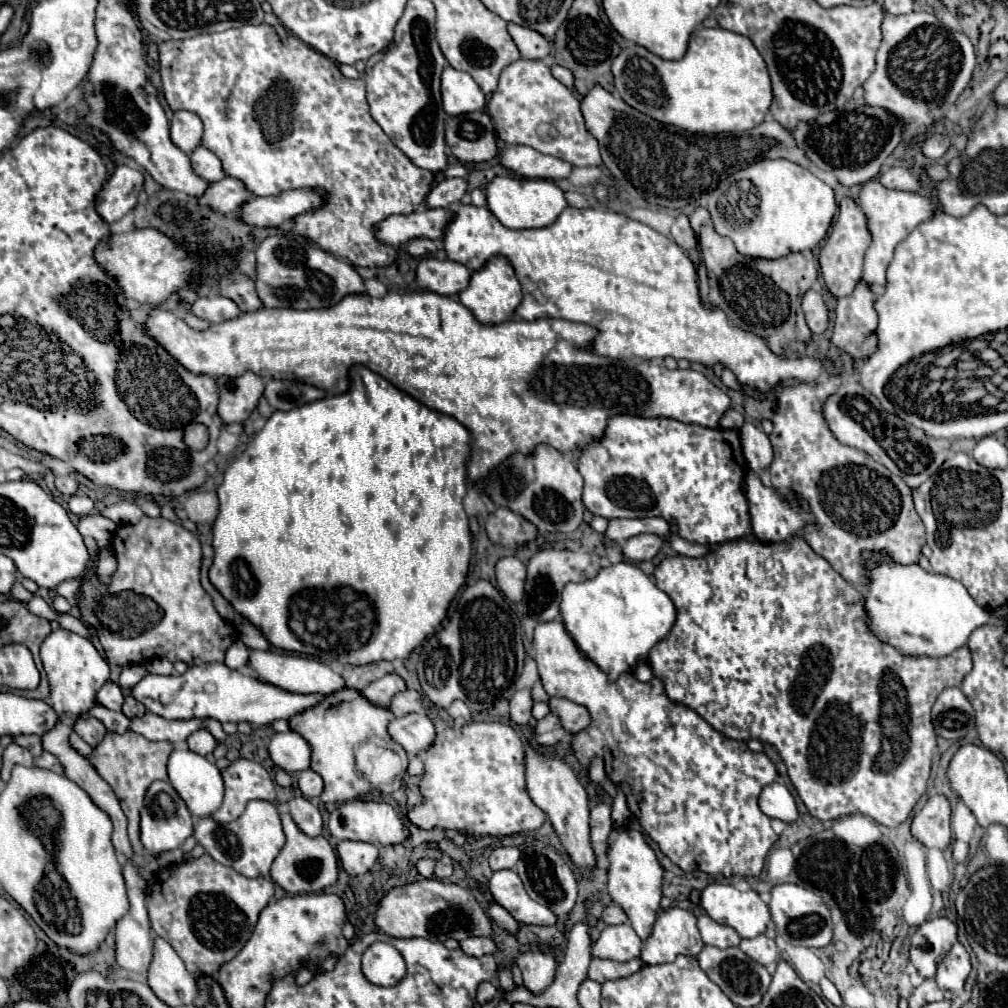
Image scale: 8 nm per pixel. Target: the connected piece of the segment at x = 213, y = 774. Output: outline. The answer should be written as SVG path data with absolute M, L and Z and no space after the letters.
M175 749L169 757L167 771L169 771L169 783L173 785L173 789L179 793L179 797L185 801L187 809L195 817L209 817L221 807L221 803L223 803L223 779L221 779L221 771L217 769L215 763L211 763L209 759L197 755L189 749Z

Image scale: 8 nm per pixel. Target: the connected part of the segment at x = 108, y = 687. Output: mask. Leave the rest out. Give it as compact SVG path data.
M107 681L99 689L95 703L101 705L101 707L107 707L111 711L121 711L121 705L123 705L123 691L121 691L121 687L117 683L113 683L113 681Z

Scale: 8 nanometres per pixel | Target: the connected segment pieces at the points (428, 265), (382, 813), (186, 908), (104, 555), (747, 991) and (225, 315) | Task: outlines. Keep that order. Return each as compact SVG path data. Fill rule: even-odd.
M425 257L417 265L415 283L423 291L433 291L437 295L455 295L469 285L471 273L465 265L455 261L439 261L433 257Z
M355 799L337 807L329 815L329 833L337 841L353 839L353 841L367 841L373 845L399 845L403 843L403 837L409 837L409 829L403 817L389 803L375 803L363 799Z
M205 853L199 859L181 863L179 873L177 867L163 869L163 873L159 873L159 879L153 881L149 887L147 909L153 931L175 949L175 953L183 959L187 971L197 977L215 977L219 967L225 961L233 959L243 949L243 945L251 937L251 931L257 923L261 909L271 901L271 897L273 897L273 883L269 879L265 877L249 879L237 873L235 869L217 863L211 855Z
M107 545L105 549L99 551L99 559L97 559L97 567L95 567L95 571L97 571L99 579L101 579L103 583L107 583L109 577L111 577L111 573L115 571L115 567L117 567L117 561L115 561L113 549Z
M705 945L703 951L697 955L697 961L701 969L709 975L713 983L721 987L721 991L737 1005L737 1007L755 1007L761 1003L763 995L767 993L767 987L771 983L771 977L763 965L747 957L739 947L729 947L729 949L717 949Z
M199 297L193 305L191 305L191 313L199 319L205 319L209 323L223 323L227 319L235 319L241 315L239 307L227 299L227 297Z

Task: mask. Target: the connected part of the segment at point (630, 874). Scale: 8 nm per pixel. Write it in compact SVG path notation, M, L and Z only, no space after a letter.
M613 829L609 835L609 895L613 903L617 903L625 915L629 917L631 927L639 935L639 939L645 943L653 931L653 923L657 919L659 901L661 901L661 879L663 869L653 853L653 849L645 843L643 835L639 831L631 829Z

